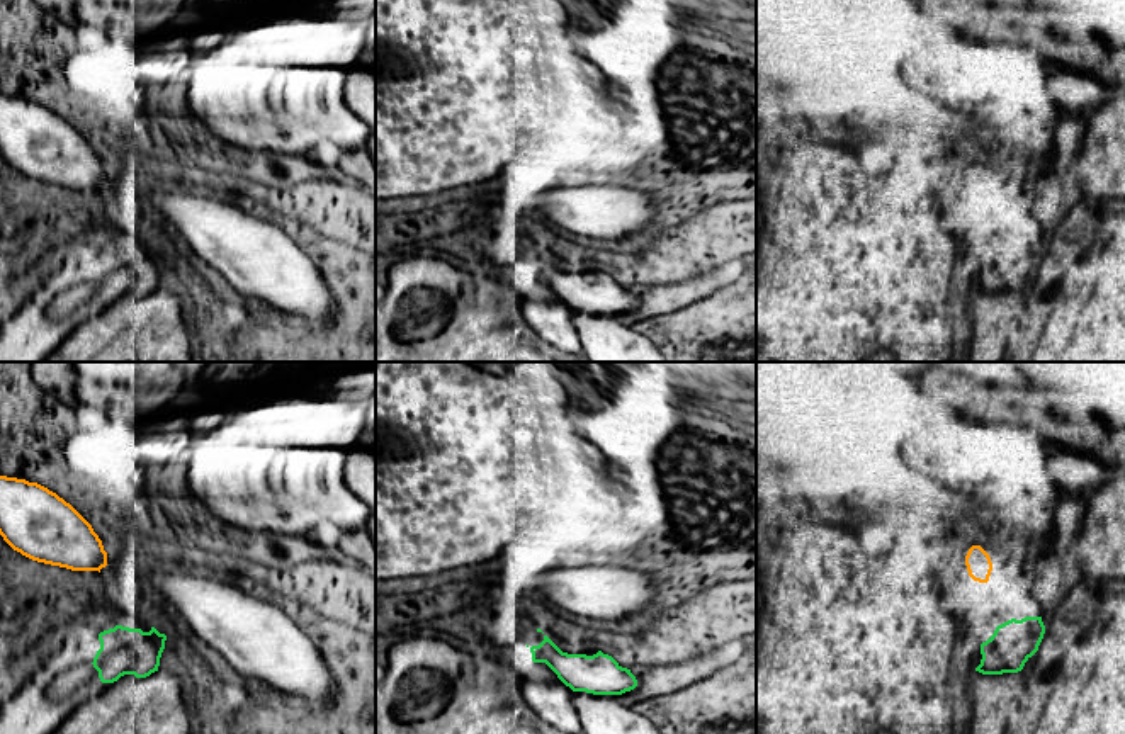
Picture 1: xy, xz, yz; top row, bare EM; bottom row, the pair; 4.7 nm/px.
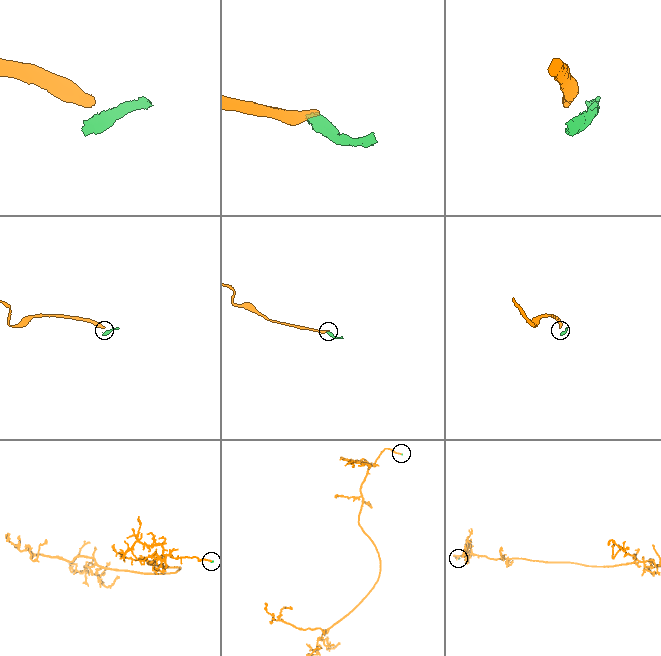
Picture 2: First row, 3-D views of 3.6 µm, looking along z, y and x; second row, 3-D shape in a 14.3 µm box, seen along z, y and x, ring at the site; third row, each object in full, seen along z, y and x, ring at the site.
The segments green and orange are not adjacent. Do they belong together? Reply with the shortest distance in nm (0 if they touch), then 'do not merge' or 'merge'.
220 nm | do not merge

